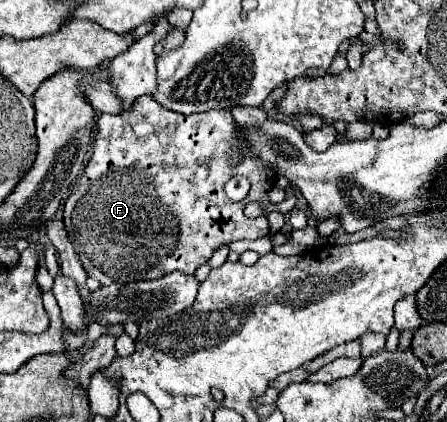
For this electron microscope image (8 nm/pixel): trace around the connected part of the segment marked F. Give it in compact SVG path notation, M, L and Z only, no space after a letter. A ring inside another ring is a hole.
M150 96L136 100L134 108L126 114L102 114L96 122L94 152L86 164L82 176L72 186L72 194L64 204L64 226L70 242L90 278L96 278L102 286L138 280L156 280L174 270L194 274L198 266L206 264L214 250L222 244L234 240L256 240L270 232L266 218L250 220L244 216L244 206L248 202L260 202L266 212L290 212L296 198L286 198L282 204L272 204L268 192L276 184L276 174L266 168L258 156L244 152L242 162L232 166L226 160L226 152L236 146L236 122L228 110L210 110L200 114L182 116L170 112L154 102ZM198 160L210 160L208 164L198 164ZM232 176L246 176L250 180L250 192L242 202L230 202L224 184Z

